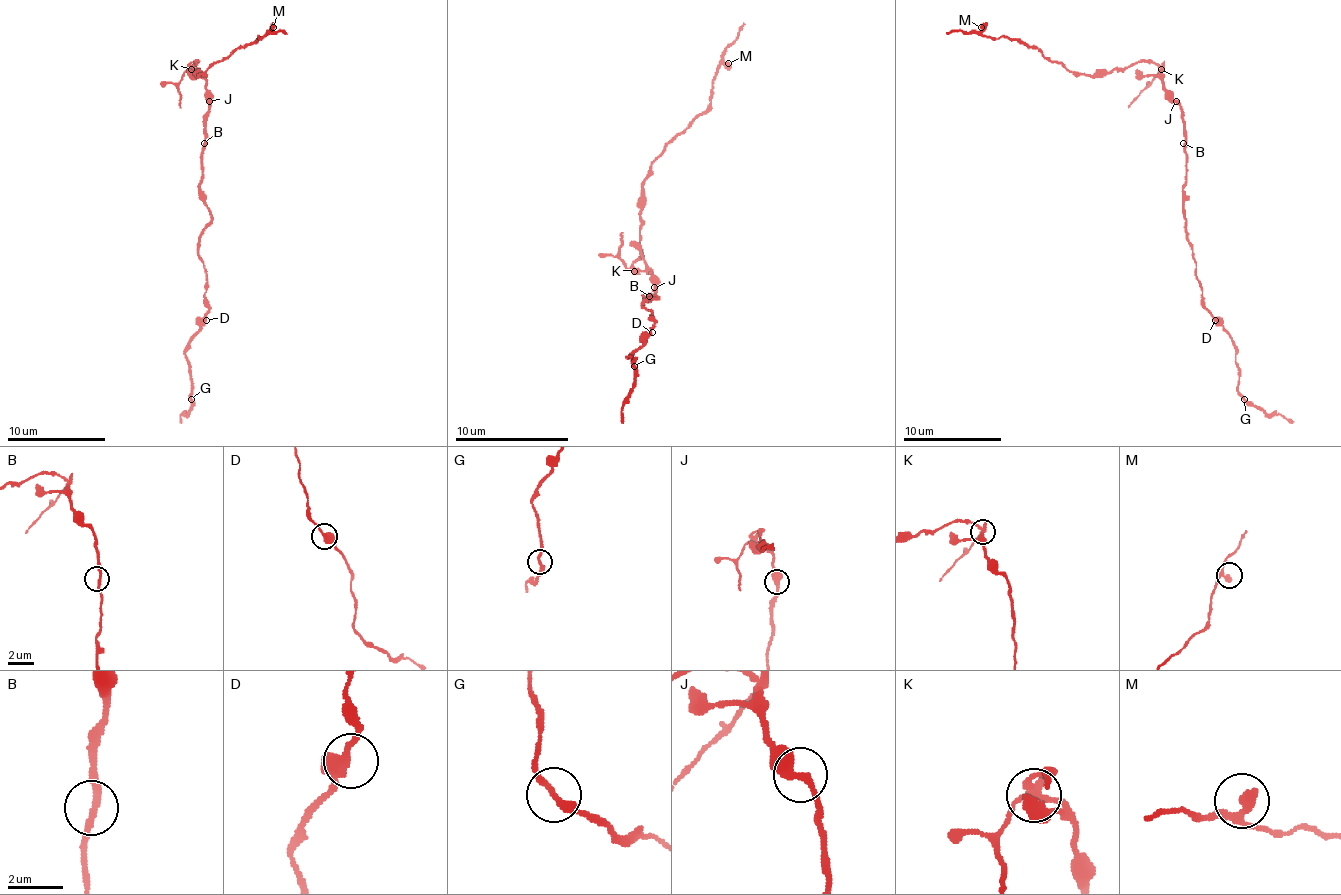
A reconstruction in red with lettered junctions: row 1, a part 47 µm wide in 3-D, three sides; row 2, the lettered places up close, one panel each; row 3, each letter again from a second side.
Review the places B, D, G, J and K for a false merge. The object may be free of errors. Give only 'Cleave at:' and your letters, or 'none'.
Cleave at: K

